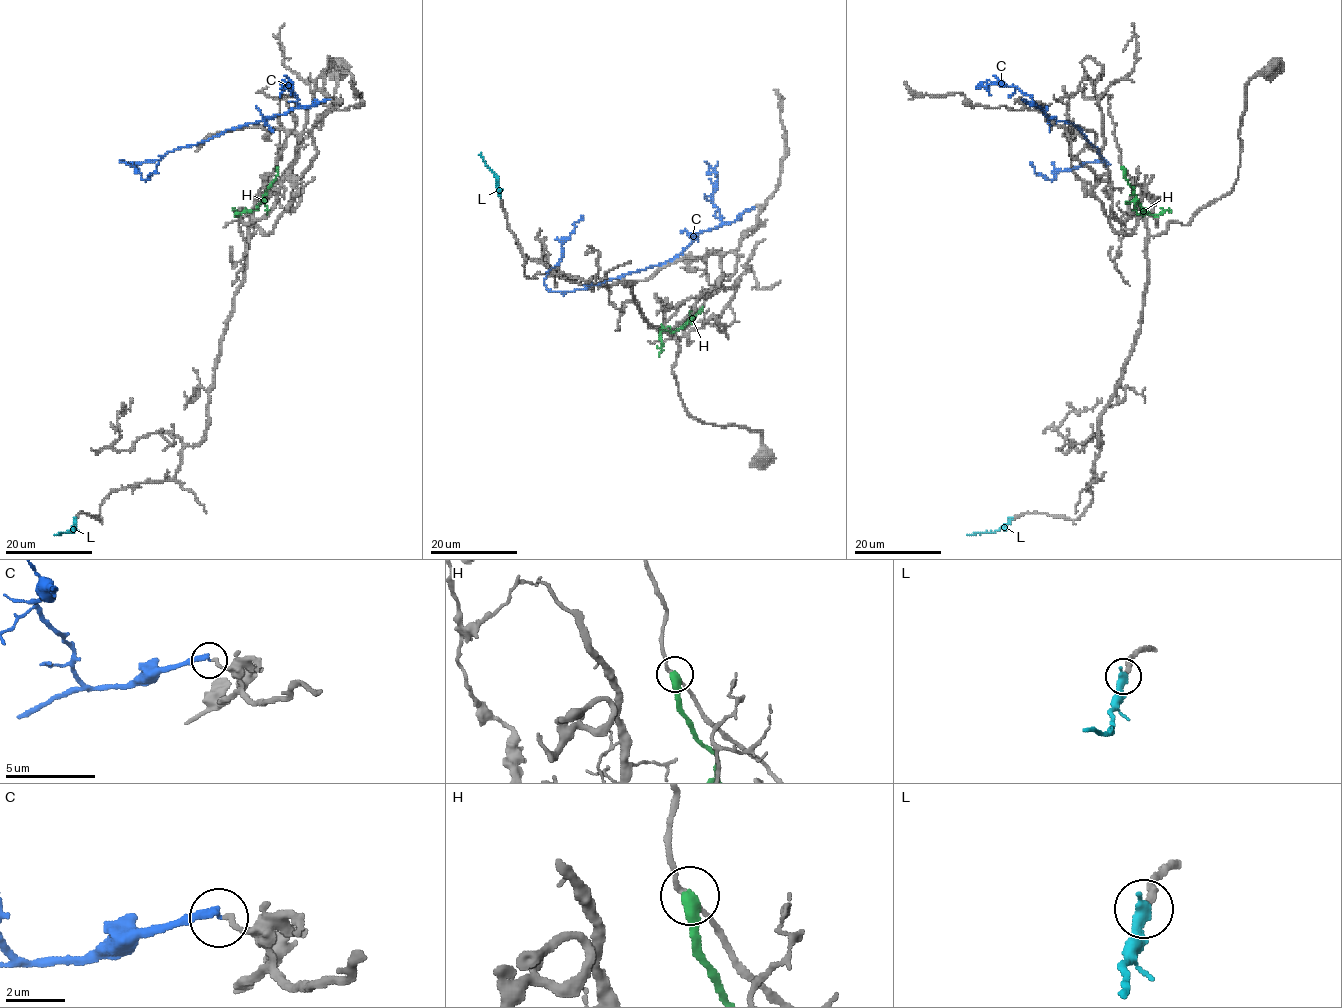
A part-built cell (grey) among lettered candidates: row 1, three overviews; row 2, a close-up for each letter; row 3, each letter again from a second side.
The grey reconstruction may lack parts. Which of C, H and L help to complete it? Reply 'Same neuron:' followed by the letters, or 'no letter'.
Same neuron: L

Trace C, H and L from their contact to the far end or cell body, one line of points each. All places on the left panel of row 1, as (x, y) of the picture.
C: (329, 100), (228, 129), (169, 151), (161, 158), (135, 164), (119, 161), (135, 167), (145, 180), (158, 162)
H: (276, 168), (277, 175), (262, 201), (252, 210), (235, 214), (234, 210)
L: (75, 519), (71, 533), (56, 535)

